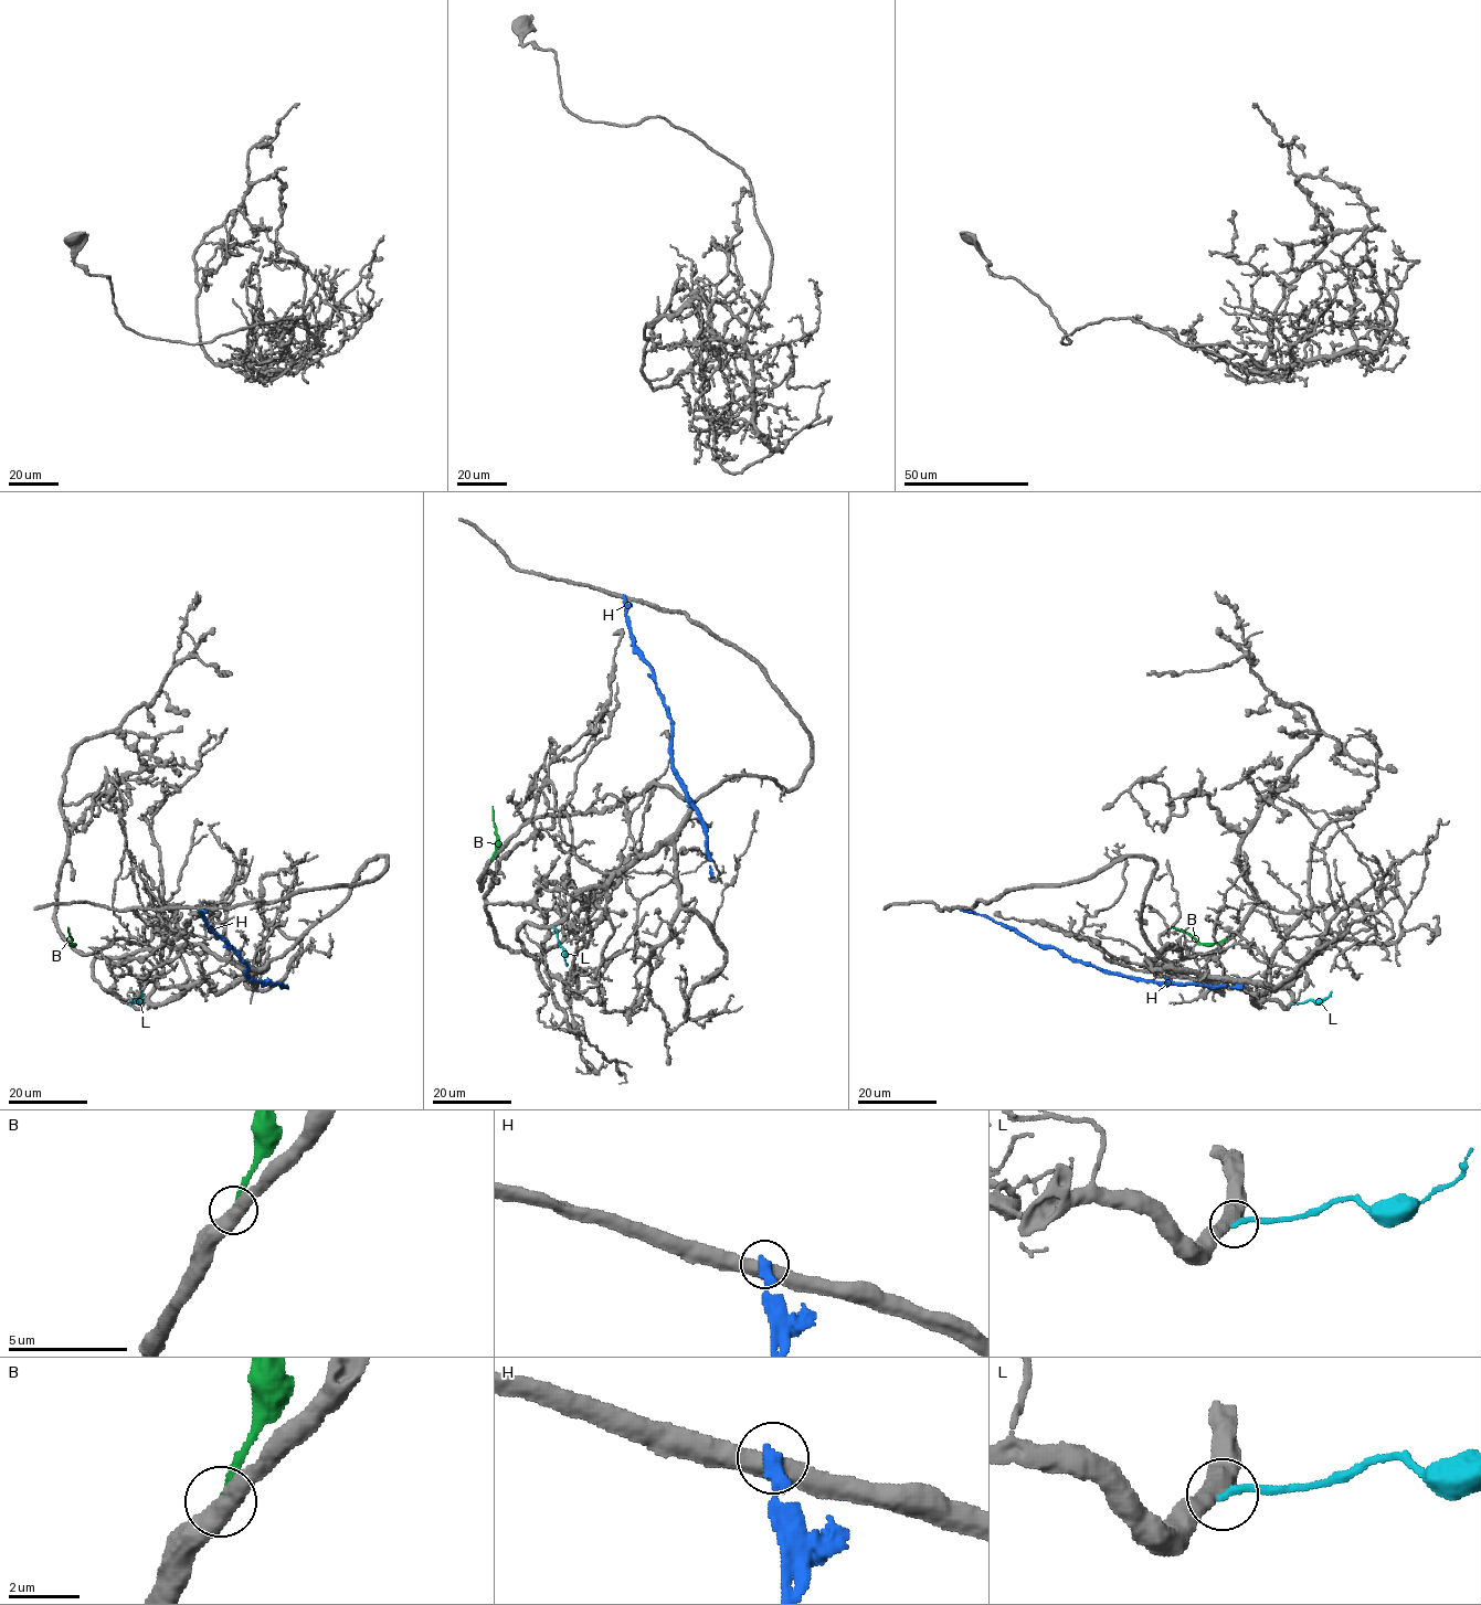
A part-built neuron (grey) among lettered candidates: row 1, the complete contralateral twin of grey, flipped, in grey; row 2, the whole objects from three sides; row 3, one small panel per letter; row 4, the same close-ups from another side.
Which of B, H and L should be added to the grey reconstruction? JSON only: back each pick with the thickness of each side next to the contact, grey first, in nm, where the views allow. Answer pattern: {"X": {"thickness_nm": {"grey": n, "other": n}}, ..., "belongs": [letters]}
{"L": {"thickness_nm": {"grey": 460, "other": 190}}, "belongs": ["L"]}

